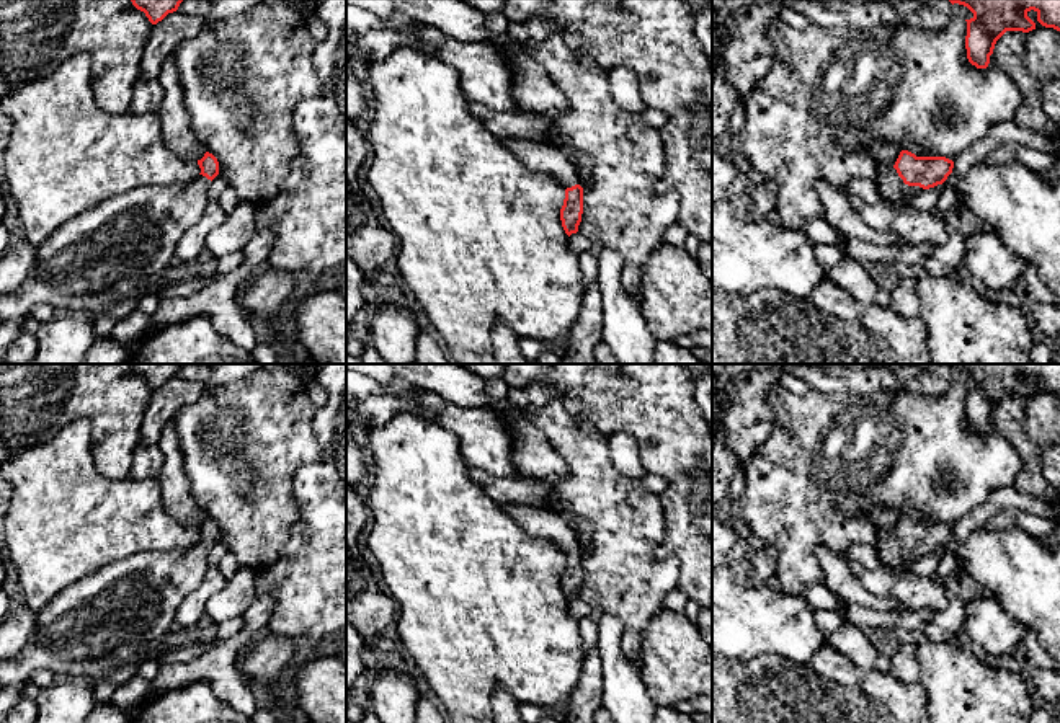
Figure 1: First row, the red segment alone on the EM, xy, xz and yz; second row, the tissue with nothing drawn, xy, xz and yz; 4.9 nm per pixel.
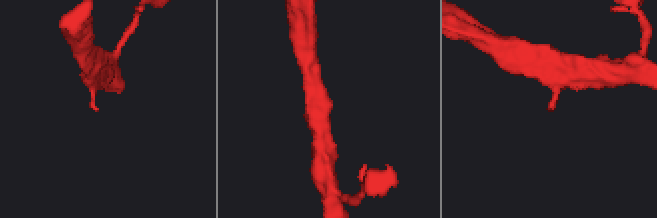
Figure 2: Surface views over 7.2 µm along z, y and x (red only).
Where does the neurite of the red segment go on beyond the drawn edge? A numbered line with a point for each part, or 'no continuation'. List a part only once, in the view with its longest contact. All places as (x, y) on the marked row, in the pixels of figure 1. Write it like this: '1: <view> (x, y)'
1: yz (892, 190)

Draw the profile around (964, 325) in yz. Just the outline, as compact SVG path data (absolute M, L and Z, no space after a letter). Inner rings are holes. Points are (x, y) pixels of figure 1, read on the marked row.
M957 276L918 281L916 294L933 364L1029 364L1037 336L1027 312L1013 299L991 297Z

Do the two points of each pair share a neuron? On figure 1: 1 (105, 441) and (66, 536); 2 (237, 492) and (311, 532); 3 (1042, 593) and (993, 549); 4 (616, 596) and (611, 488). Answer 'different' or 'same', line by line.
1: different
2: different
3: same
4: same

